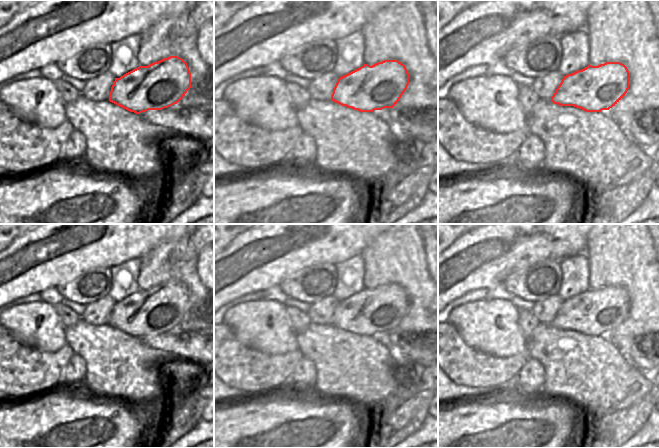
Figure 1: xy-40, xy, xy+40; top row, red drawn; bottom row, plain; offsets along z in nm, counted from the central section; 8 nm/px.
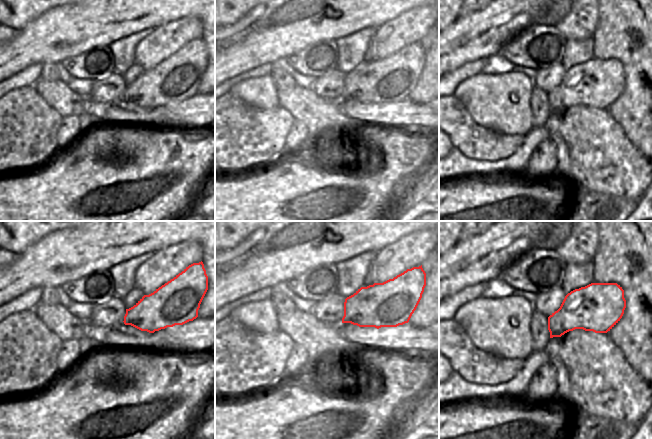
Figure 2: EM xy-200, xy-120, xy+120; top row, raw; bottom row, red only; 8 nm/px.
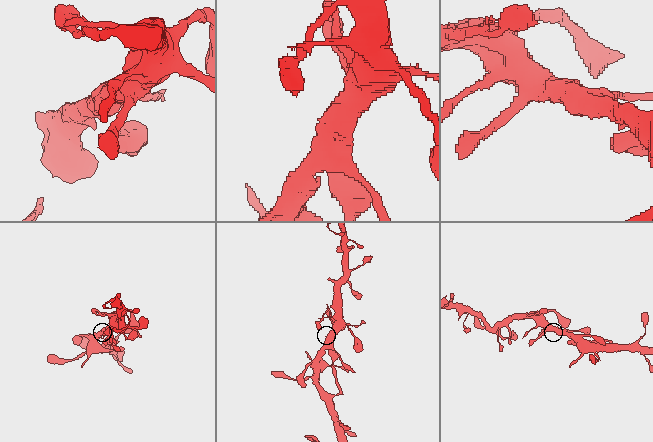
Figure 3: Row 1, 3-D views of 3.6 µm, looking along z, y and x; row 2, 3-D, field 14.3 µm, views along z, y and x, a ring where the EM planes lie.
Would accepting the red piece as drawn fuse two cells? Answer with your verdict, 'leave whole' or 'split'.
leave whole

